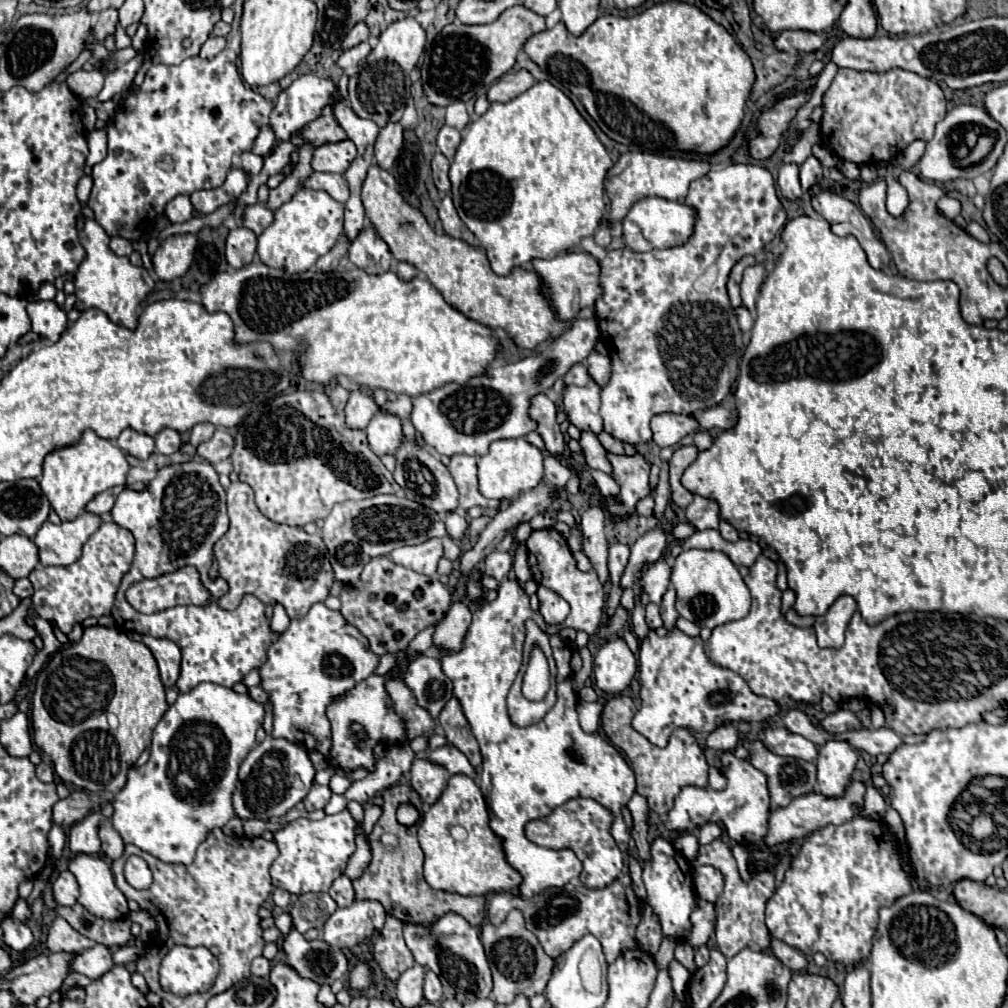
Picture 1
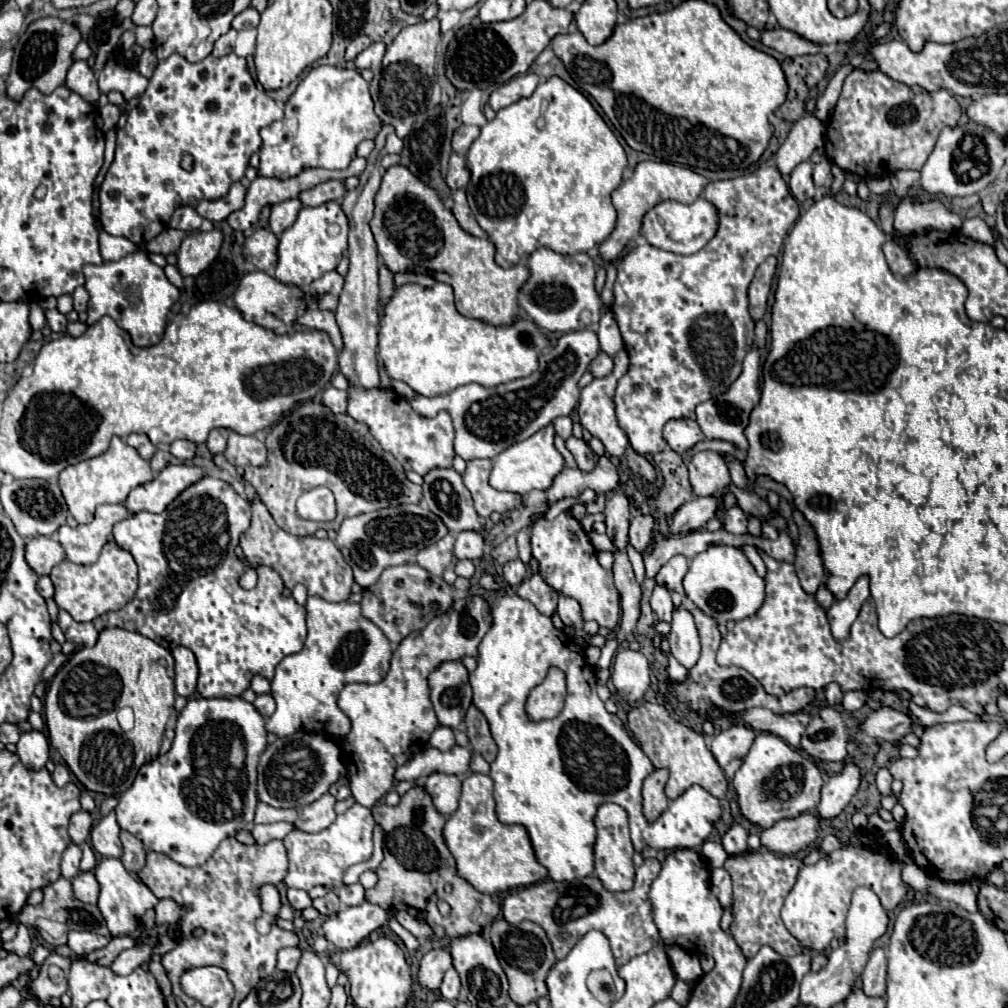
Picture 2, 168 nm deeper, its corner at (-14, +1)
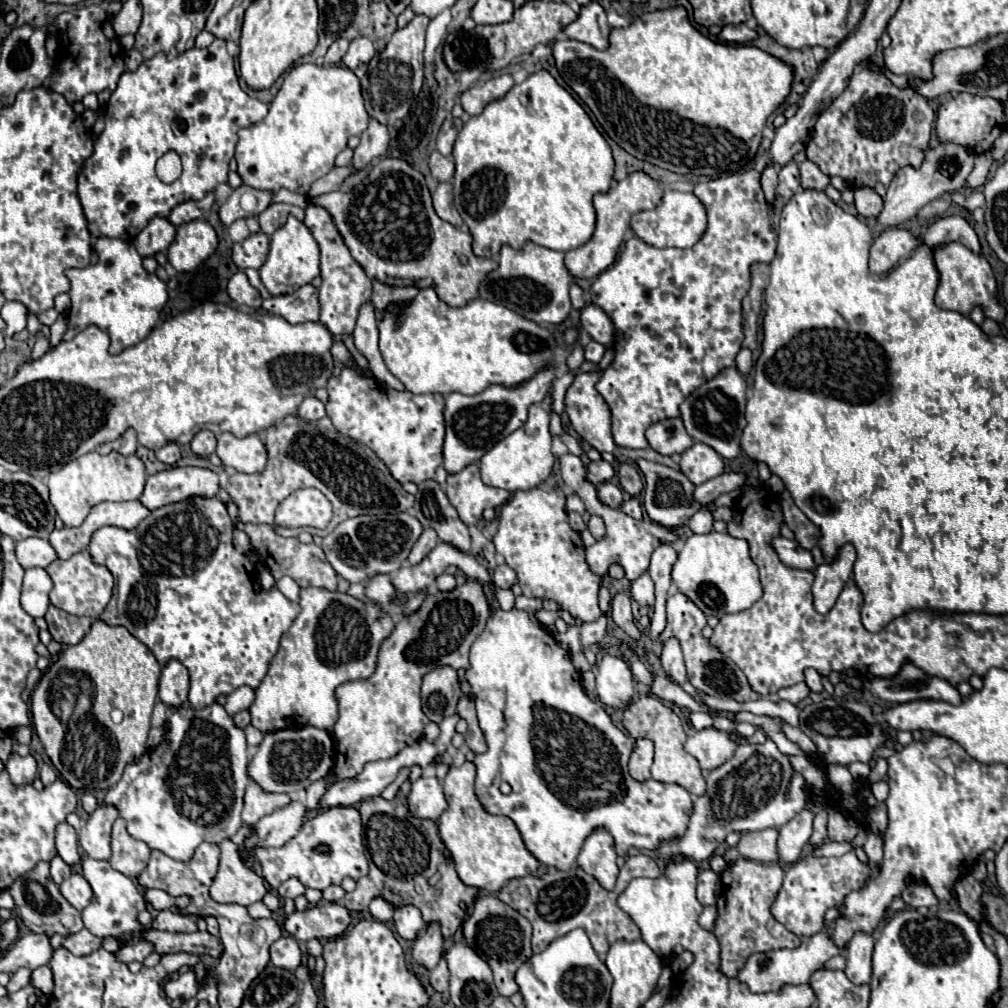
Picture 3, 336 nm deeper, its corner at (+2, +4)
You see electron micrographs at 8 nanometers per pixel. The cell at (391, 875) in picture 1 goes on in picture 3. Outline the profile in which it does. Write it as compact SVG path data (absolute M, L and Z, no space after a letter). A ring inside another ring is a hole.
M404 781L392 801L370 797L360 803L358 811L364 825L370 873L356 881L356 889L352 893L346 893L342 905L350 911L360 913L368 909L368 903L374 897L384 897L394 907L416 905L422 911L424 921L438 921L442 927L442 935L450 939L462 925L468 907L476 901L478 889L460 881L454 869L454 861L438 835L438 825L434 821L424 821L410 815L406 803L408 793L410 781ZM434 873L440 873L440 881L436 885L430 885L428 881Z

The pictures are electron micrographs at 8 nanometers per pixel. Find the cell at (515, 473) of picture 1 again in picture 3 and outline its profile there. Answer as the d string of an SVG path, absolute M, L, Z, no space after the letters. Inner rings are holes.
M536 403L528 409L528 421L510 433L506 439L498 441L482 459L480 459L480 475L482 481L490 487L500 487L510 493L514 491L530 491L548 479L552 473L552 465L556 457L550 451L552 435L550 435L550 417L548 411Z

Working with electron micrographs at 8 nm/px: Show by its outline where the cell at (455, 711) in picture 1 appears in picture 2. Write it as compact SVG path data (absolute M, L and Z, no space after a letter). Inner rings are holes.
M476 706L468 708L468 712L464 716L464 728L466 728L468 740L470 740L470 748L474 752L482 754L482 758L486 762L494 762L498 748L496 748L496 742L492 740L484 714Z

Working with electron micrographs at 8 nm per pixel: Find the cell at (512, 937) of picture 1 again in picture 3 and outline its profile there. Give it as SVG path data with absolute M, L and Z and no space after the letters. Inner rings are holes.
M484 895L476 899L472 915L462 925L462 933L464 933L466 945L474 949L490 965L498 993L504 997L510 997L512 993L516 993L518 985L514 981L514 973L522 963L526 963L532 957L532 949L530 949L532 927L528 919L522 917L510 905L504 905L504 901L500 901L496 895Z

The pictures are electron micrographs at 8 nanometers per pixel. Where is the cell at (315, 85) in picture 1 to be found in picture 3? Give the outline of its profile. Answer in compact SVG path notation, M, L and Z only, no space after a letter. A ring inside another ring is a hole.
M302 63L294 67L288 77L284 79L278 95L270 103L268 115L248 127L238 131L238 145L236 145L236 161L238 161L238 175L242 177L244 185L260 189L260 191L278 191L282 187L308 195L310 185L324 177L332 167L336 155L346 147L348 137L360 135L368 127L368 113L364 109L364 97L362 97L362 87L354 71L348 67L318 67L312 63Z

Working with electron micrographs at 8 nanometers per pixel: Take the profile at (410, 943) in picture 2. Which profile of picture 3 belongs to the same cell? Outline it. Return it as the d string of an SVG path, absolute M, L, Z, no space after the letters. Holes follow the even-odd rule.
M376 897L370 903L370 913L372 913L374 919L378 919L382 923L390 923L392 921L392 913L394 913L394 905L384 901L382 897Z

